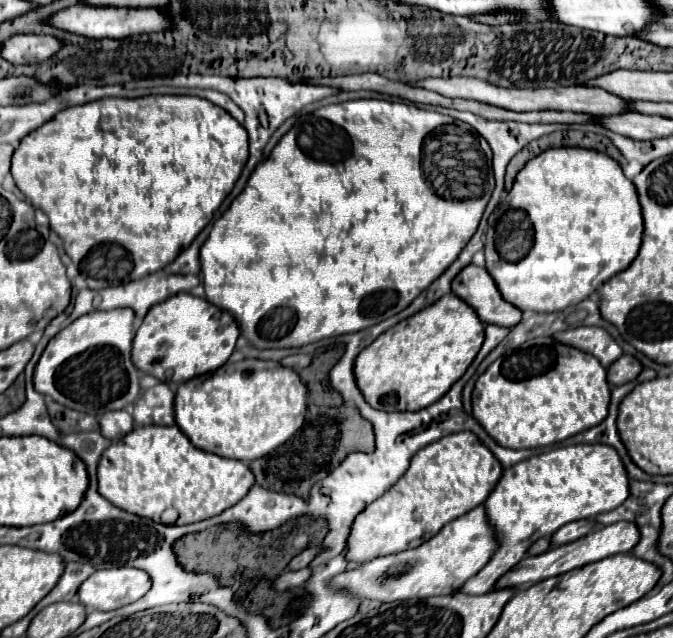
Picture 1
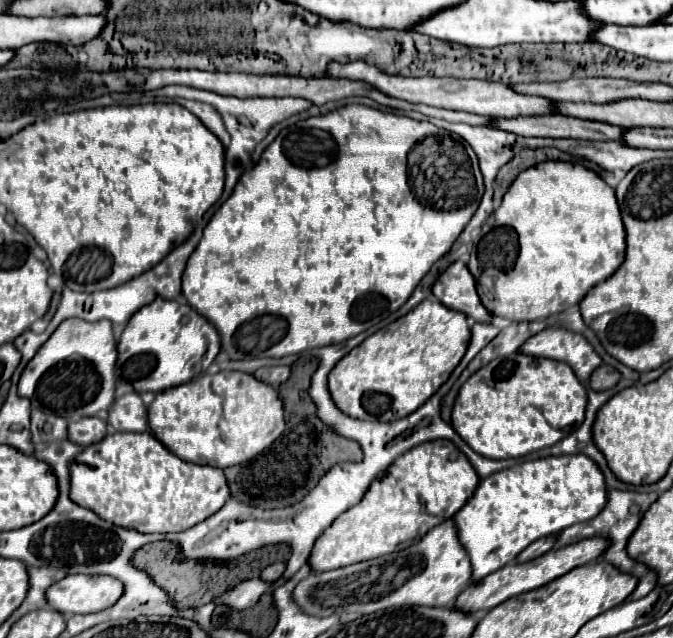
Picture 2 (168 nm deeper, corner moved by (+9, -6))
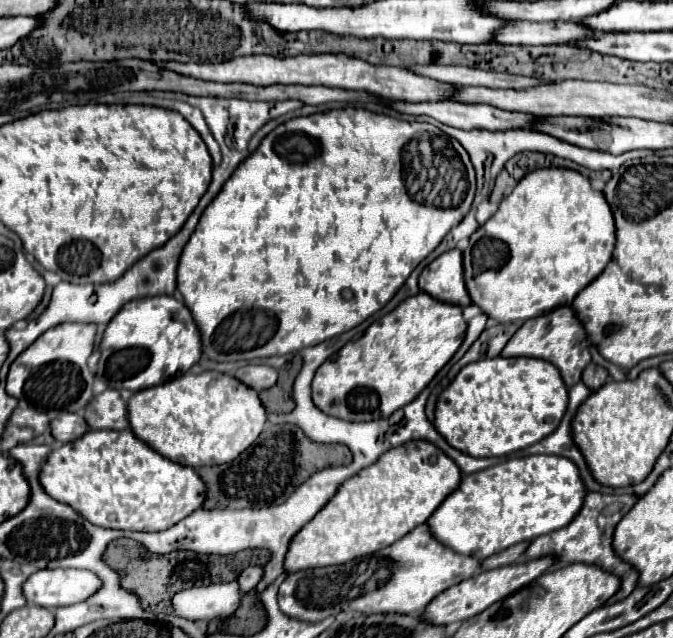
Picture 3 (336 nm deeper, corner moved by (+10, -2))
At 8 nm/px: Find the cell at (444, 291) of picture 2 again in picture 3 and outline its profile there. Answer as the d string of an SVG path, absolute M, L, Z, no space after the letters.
M458 249L442 253L434 259L420 275L418 285L424 293L440 299L444 303L454 303L460 307L472 305L472 299L466 291L464 283L464 267L462 253Z

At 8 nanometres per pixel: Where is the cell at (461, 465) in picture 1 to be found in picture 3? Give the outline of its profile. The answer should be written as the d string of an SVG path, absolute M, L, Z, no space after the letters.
M420 439L386 451L374 465L342 483L336 497L292 539L286 571L340 565L396 543L414 527L426 523L460 481L458 465L430 441Z

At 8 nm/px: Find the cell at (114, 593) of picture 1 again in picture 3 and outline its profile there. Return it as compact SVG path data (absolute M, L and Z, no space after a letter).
M44 569L34 573L22 587L28 603L56 609L80 603L102 587L92 571L84 569Z

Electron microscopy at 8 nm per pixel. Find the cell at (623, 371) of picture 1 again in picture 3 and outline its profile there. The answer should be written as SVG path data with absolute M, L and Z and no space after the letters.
M590 363L590 365L584 369L584 373L582 373L582 381L584 381L586 387L592 389L592 391L596 391L598 387L602 387L602 385L606 383L606 379L608 379L608 371L606 371L604 367L596 365L596 363Z

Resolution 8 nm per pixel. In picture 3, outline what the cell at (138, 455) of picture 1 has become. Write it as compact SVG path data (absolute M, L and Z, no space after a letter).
M90 429L74 443L60 445L50 453L42 467L40 481L48 495L74 507L84 519L98 527L130 529L130 531L164 531L180 523L186 515L202 507L206 499L206 483L194 467L186 467L156 453L150 445L134 435L132 429Z

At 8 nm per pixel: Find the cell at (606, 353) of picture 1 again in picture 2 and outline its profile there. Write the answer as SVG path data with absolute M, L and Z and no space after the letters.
M557 325L547 327L545 331L539 331L537 335L529 337L519 347L519 351L525 355L547 357L567 363L583 385L589 383L591 371L601 365L601 357L593 351L593 347L583 335Z

